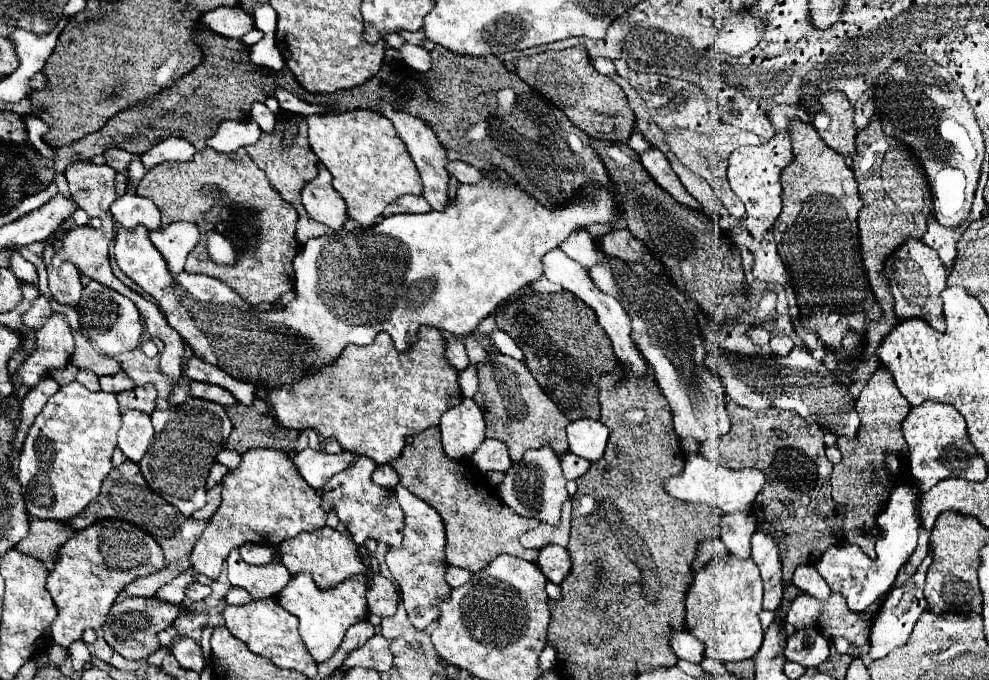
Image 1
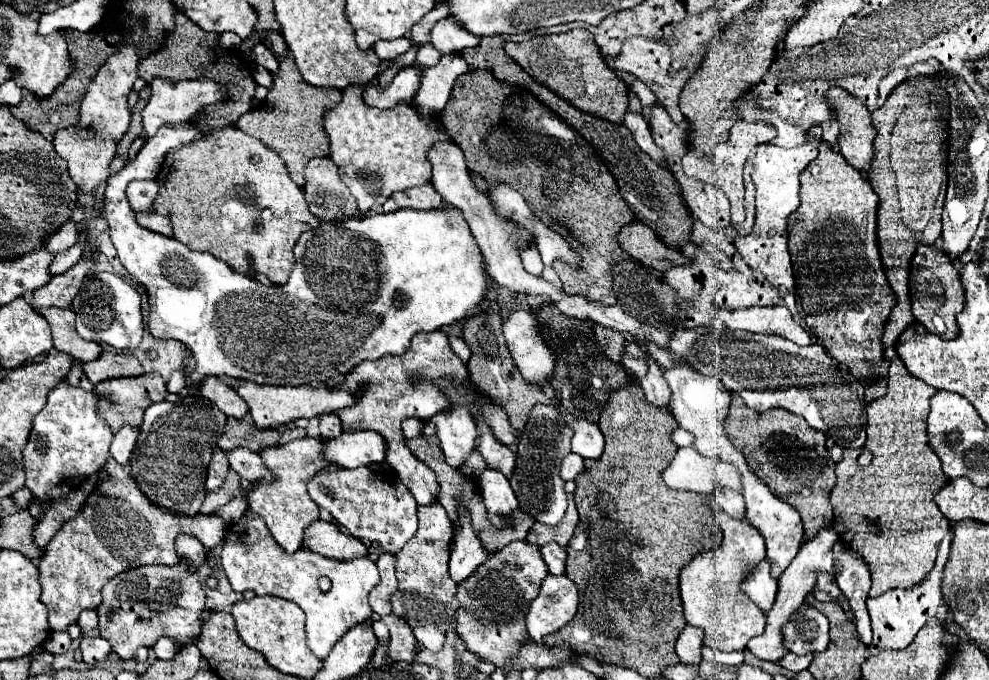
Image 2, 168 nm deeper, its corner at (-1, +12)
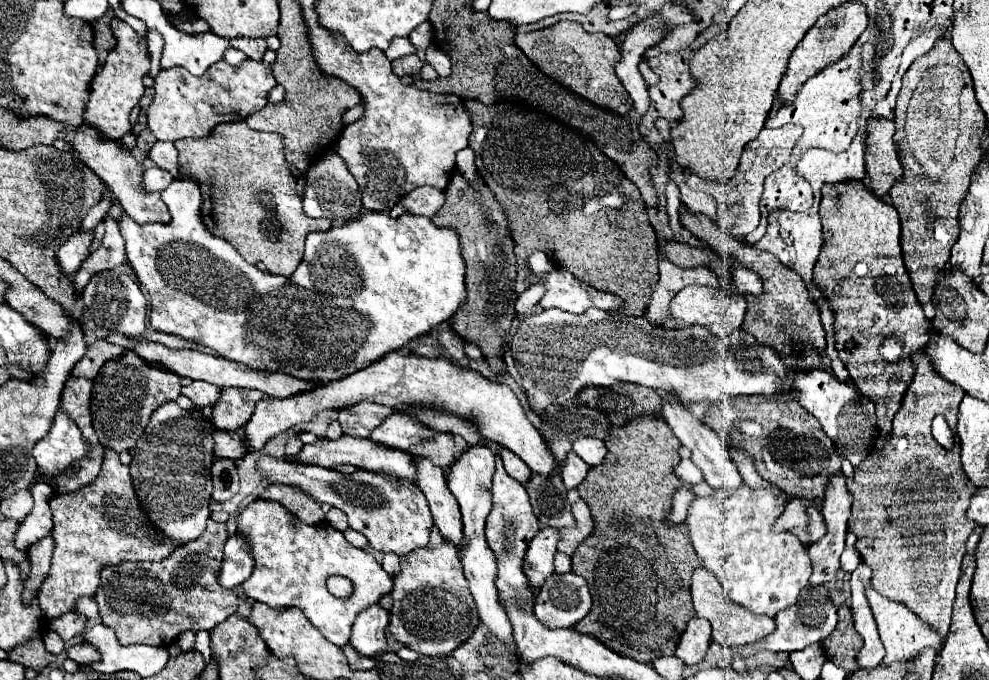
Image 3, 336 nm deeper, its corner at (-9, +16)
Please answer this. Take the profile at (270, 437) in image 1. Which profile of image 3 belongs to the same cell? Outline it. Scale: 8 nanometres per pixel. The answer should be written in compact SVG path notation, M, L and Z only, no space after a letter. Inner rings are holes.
M243 428L235 430L235 432L215 432L215 454L221 458L231 458L231 460L239 460L247 454L247 446L245 446L245 436L243 436Z

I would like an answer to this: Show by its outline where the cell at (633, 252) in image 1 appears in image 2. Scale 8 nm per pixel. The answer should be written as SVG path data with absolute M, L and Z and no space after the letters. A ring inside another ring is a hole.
M631 222L619 232L619 246L629 252L635 260L651 266L659 272L665 272L673 266L691 264L691 258L683 256L677 248L665 246L657 234L643 222Z

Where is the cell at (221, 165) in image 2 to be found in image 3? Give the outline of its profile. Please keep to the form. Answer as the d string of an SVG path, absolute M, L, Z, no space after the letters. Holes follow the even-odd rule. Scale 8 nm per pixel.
M225 122L217 124L205 138L183 138L175 142L179 150L179 172L187 174L189 180L197 184L203 196L201 218L207 230L229 244L251 264L263 262L267 272L281 274L289 278L301 262L305 236L315 230L329 230L331 220L309 218L303 212L303 192L305 176L285 160L283 136L251 130L245 122Z

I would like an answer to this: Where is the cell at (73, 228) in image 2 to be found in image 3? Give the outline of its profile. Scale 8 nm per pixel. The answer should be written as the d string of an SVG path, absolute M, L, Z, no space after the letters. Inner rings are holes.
M103 198L95 208L91 208L91 210L87 212L87 218L83 220L79 232L93 230L93 228L95 228L95 226L105 218L105 216L107 216L107 212L109 212L109 204L111 204L111 200L109 200L109 198Z

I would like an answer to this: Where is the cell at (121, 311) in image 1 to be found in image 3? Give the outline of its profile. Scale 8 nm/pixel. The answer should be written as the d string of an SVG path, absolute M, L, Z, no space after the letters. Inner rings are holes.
M107 270L95 274L87 288L81 294L83 300L83 318L81 324L87 332L95 334L97 338L107 338L111 332L123 334L127 338L141 338L145 332L145 318L147 318L147 300L137 282L133 282L127 274Z

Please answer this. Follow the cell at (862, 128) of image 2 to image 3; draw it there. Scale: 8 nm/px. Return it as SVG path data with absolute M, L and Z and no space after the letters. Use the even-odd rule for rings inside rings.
M869 118L865 136L865 172L869 186L879 198L883 198L893 182L903 174L897 160L897 148L893 144L895 126L887 118Z

